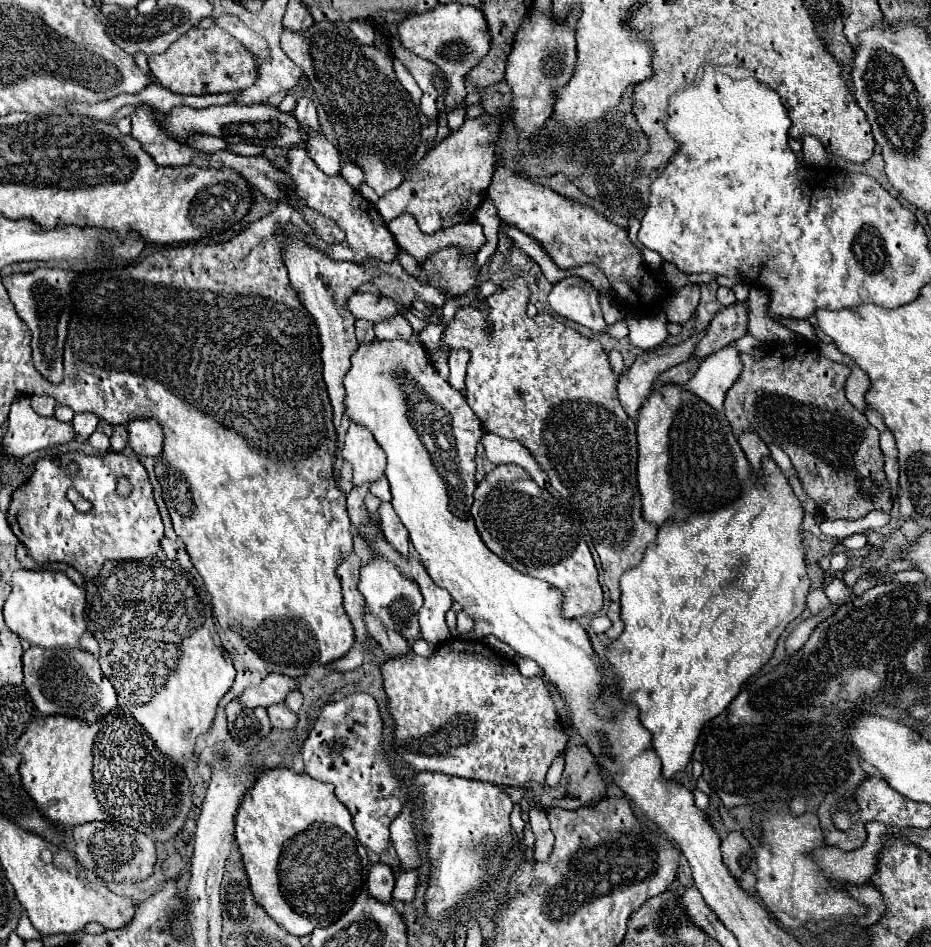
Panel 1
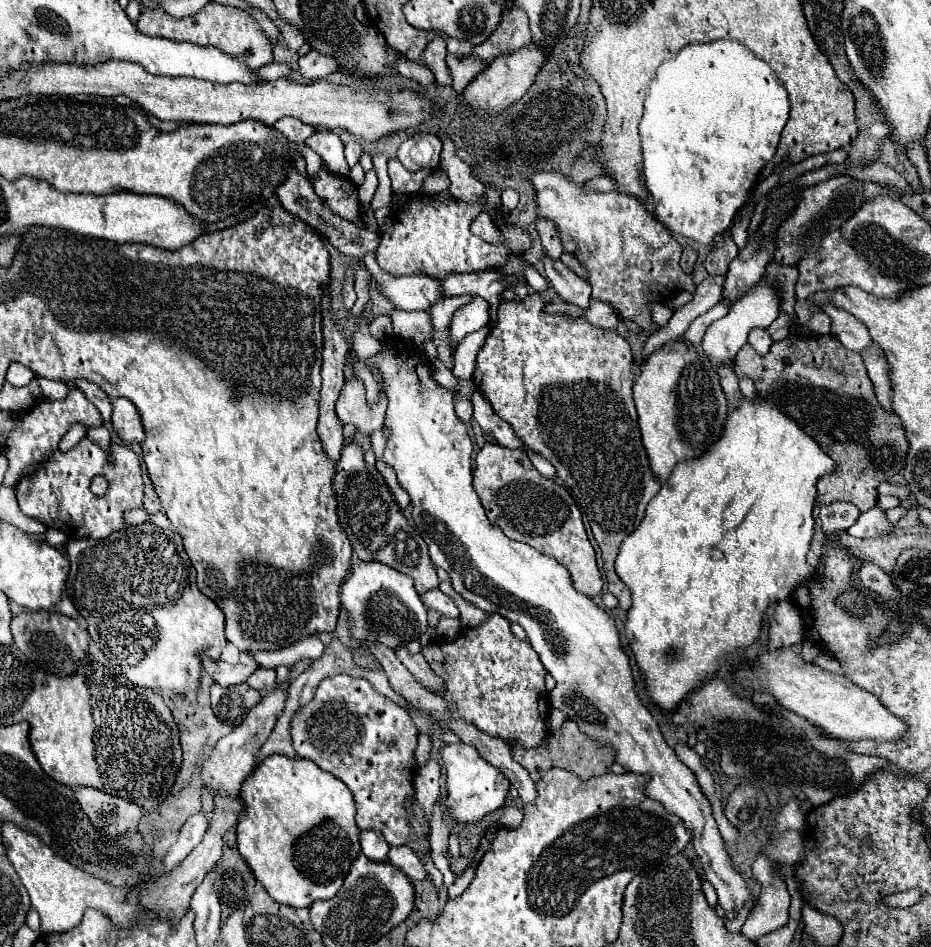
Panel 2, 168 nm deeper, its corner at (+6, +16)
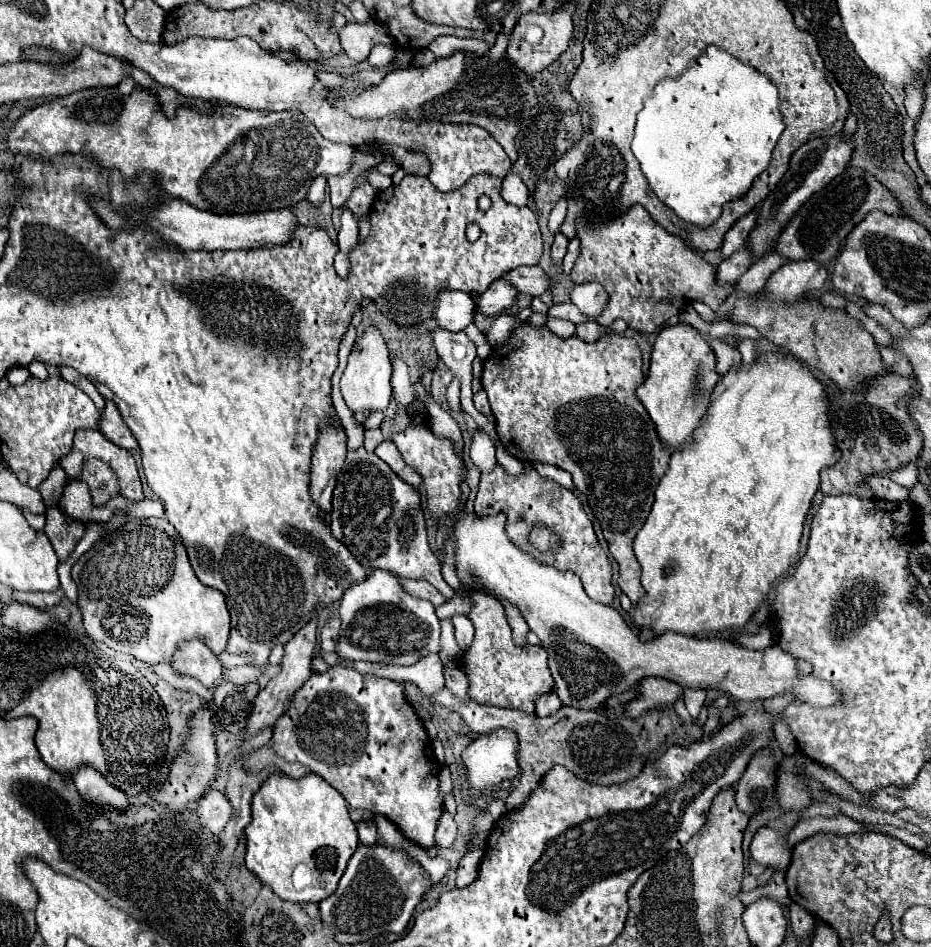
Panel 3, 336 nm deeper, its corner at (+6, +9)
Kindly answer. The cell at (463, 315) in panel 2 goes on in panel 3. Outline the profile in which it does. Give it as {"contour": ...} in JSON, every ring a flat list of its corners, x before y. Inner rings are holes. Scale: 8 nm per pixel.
{"contour":[[497,279,495,283,489,285,489,289,485,293,481,293,477,297,475,315,493,317,497,313,503,313,505,309,509,309,515,303,515,297,517,297,515,287,503,279]]}

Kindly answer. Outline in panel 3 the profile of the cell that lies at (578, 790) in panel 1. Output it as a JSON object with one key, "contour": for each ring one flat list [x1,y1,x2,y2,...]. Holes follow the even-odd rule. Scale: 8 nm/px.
{"contour":[[447,687,433,693,431,703,435,707,447,707,459,713,469,725,469,729,475,731,477,735,493,733,499,729,509,729,517,733,519,737,517,761,519,761,521,777,517,787,511,791,511,795,505,801,507,811,519,811,537,789,541,777,553,765,563,765,569,771,573,771,579,779,597,785,619,785,637,777,643,769,643,759,649,755,649,729,651,729,651,753,659,751,661,745,669,741,681,743,681,739,687,735,701,739,701,727,693,723,693,727,685,731,679,721,679,715,673,709,647,711,639,719,629,719,629,717,615,719,597,711,577,711,573,707,561,707,555,715,541,719,541,717,529,717,515,709,497,709,497,707,479,705,473,699,459,699]]}

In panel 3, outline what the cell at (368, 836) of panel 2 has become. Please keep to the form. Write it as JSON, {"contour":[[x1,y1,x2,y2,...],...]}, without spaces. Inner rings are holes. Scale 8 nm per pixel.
{"contour":[[359,821,357,833,359,833,359,841,363,845,375,845,377,843,377,827,373,821]]}

